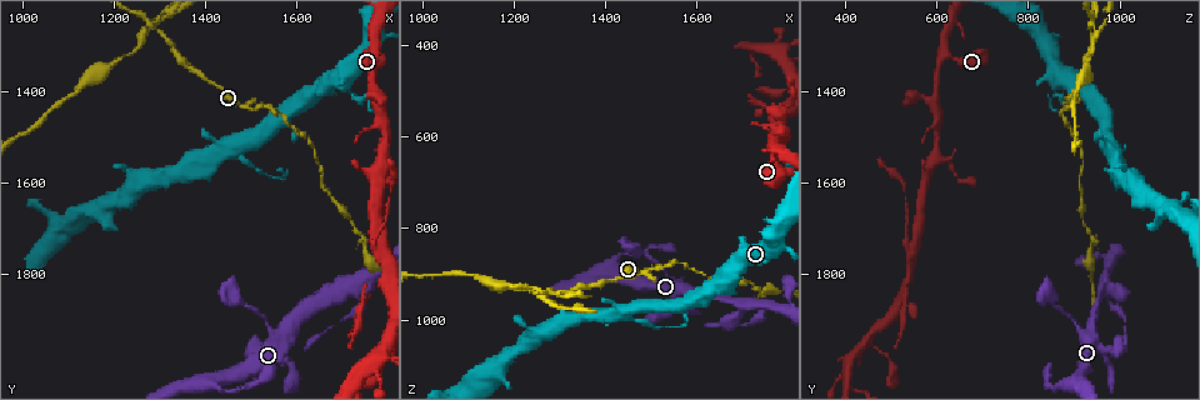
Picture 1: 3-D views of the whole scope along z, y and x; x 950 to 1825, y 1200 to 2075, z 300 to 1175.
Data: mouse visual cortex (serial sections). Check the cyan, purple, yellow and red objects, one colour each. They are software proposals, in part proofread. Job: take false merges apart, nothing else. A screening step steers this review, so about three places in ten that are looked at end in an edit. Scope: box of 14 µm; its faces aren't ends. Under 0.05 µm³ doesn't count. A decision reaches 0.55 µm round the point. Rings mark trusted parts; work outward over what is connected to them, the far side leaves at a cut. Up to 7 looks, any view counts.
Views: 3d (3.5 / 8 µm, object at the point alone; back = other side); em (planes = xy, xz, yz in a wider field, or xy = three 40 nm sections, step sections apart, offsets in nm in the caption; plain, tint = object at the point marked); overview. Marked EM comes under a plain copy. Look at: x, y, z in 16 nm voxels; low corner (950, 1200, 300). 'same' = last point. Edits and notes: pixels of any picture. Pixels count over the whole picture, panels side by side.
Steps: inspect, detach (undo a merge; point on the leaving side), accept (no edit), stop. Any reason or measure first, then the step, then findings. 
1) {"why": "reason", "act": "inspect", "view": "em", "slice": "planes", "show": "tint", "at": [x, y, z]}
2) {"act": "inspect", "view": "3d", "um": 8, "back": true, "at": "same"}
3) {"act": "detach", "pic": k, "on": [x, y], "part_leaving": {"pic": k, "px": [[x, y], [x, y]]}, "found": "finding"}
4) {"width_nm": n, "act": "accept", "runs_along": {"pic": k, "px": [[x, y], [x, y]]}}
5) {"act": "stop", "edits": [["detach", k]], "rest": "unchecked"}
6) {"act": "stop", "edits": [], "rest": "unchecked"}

{"why": "thin neck", "act": "inspect", "view": "3d", "um": 3.5, "at": [1715, 1680, 920]}

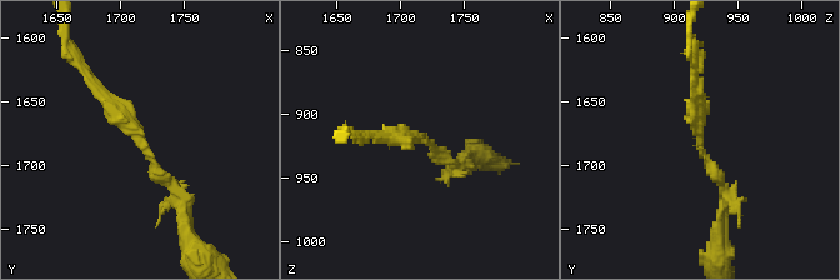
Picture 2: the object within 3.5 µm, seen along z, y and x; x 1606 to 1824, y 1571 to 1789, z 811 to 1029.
{"arm_widths_nm": [150, 150], "act": "inspect", "view": "em", "slice": "xy", "step": 1, "show": "tint", "at": [1716, 1684, 918]}

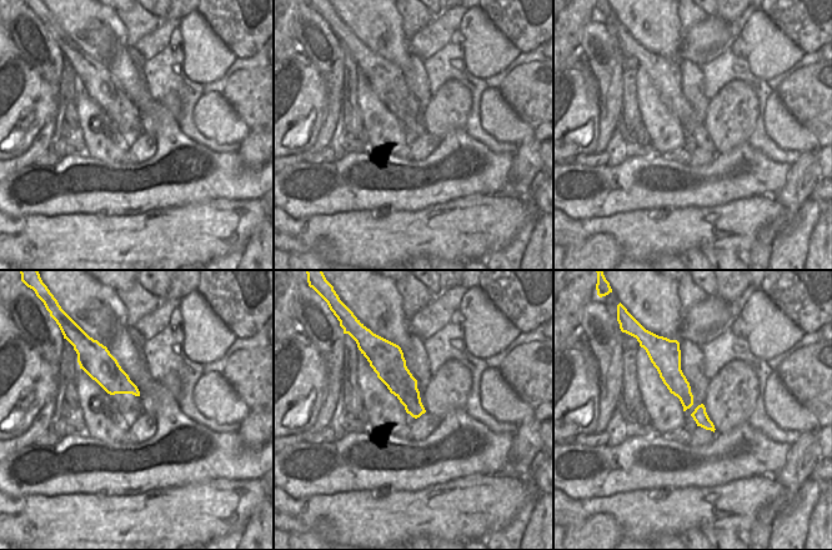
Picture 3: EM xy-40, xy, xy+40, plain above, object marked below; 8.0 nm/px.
{"width_nm": 220, "act": "accept", "runs_along": {"pic": 2, "px": [[88, 76], [184, 206]]}, "found": "all the same cell"}

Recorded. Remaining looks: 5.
{"why": "narrows sharply", "act": "inspect", "view": "3d", "um": 3.5, "at": [1705, 1835, 960]}

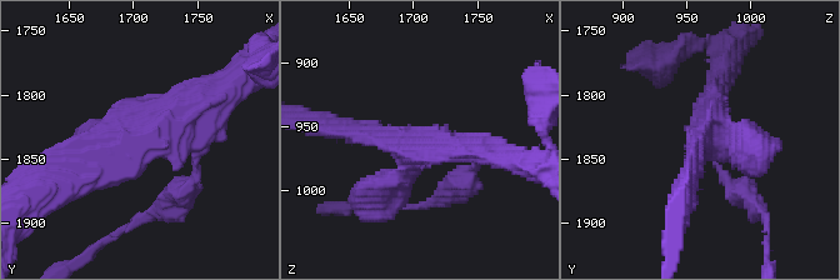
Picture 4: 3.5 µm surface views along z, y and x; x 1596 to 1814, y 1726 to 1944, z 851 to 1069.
{"why": "shape alone is not enough", "act": "inspect", "view": "em", "slice": "xy", "step": 2, "show": "tint", "at": [1702, 1838, 960]}

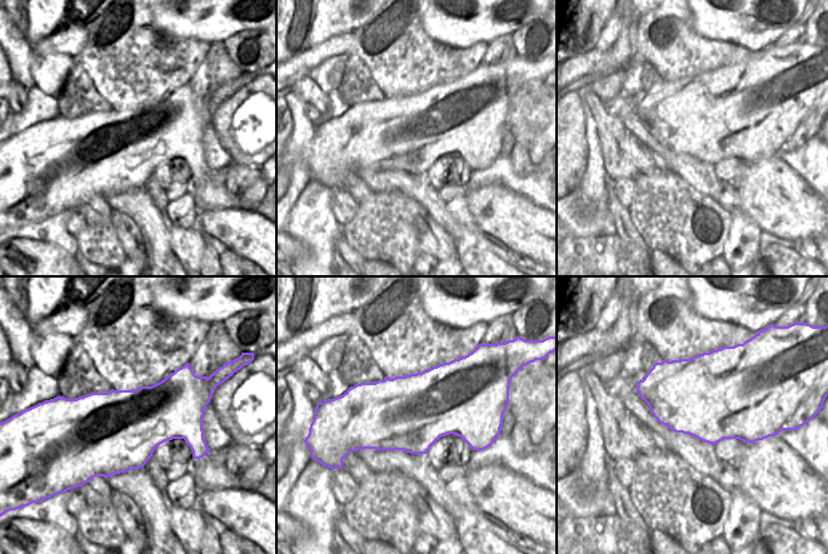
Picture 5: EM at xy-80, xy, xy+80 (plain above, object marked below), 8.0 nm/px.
{"width_nm": 600, "act": "accept", "runs_along": {"pic": 4, "px": [[70, 181], [200, 104]]}, "found": "all the same cell"}

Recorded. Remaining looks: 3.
{"why": "arms run side by side", "act": "inspect", "view": "3d", "um": 3.5, "at": [1280, 1255, 940]}

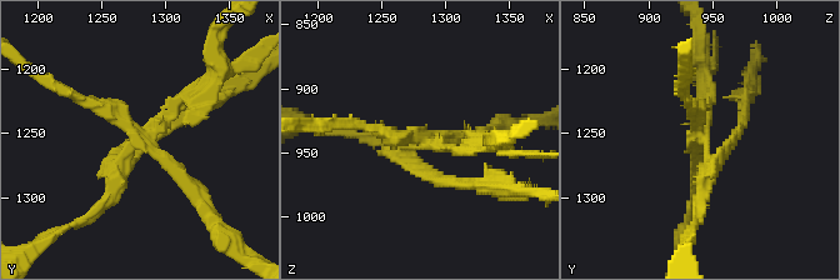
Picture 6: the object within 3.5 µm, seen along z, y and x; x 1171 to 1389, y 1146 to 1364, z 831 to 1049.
{"why": "now the EM", "act": "inspect", "view": "em", "slice": "xy", "step": 1, "show": "tint", "at": [1282, 1254, 938]}

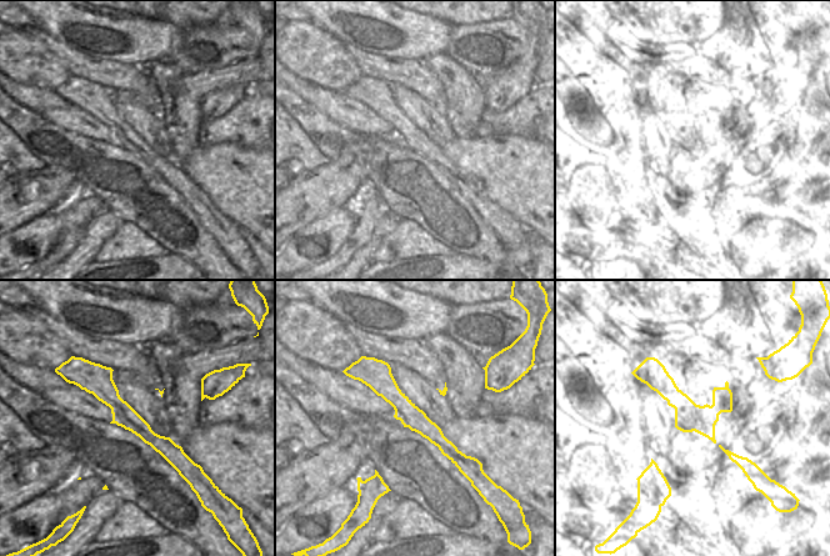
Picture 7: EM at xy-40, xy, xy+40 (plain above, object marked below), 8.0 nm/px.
{"why": "another direction", "act": "inspect", "view": "em", "slice": "planes", "show": "tint", "at": "same"}

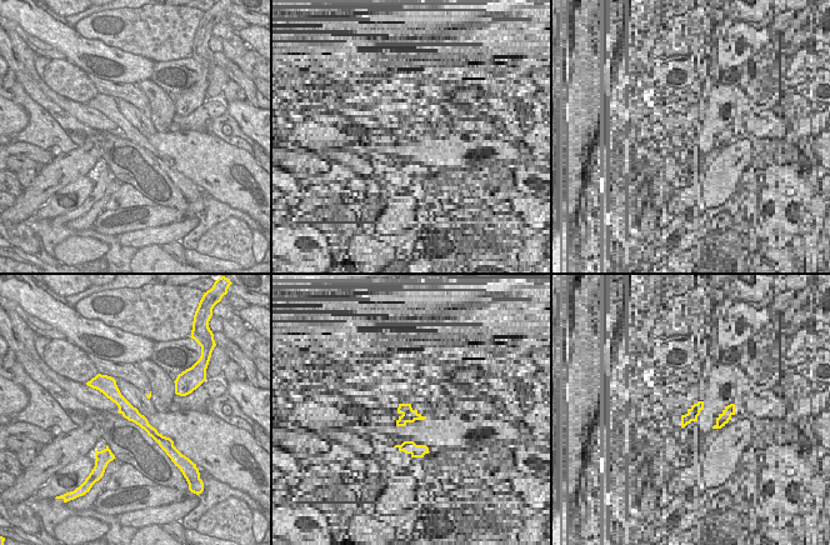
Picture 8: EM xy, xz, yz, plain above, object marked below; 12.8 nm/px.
{"act": "detach", "pic": 6, "on": [185, 111], "part_leaving": {"pic": 6, "px": [[130, 144], [115, 190], [69, 225]]}, "found": "a second cell is stuck on"}

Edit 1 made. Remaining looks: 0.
{"act": "stop", "edits": [["detach", 6]], "rest": "unchecked"}

